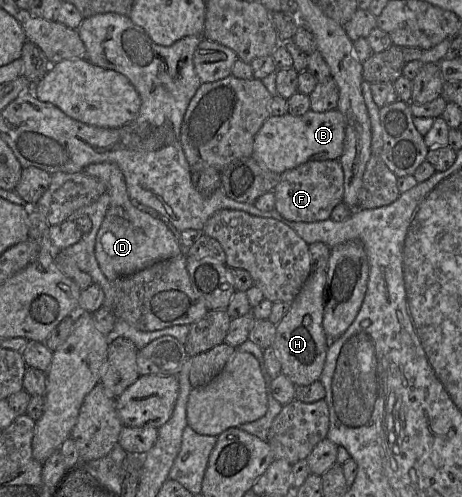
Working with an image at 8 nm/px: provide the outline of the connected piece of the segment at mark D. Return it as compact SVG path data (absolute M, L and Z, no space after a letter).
M108 162L91 164L83 173L103 182L110 196L110 204L95 243L95 257L110 282L184 253L181 243L163 222L133 205L124 175L117 165Z

